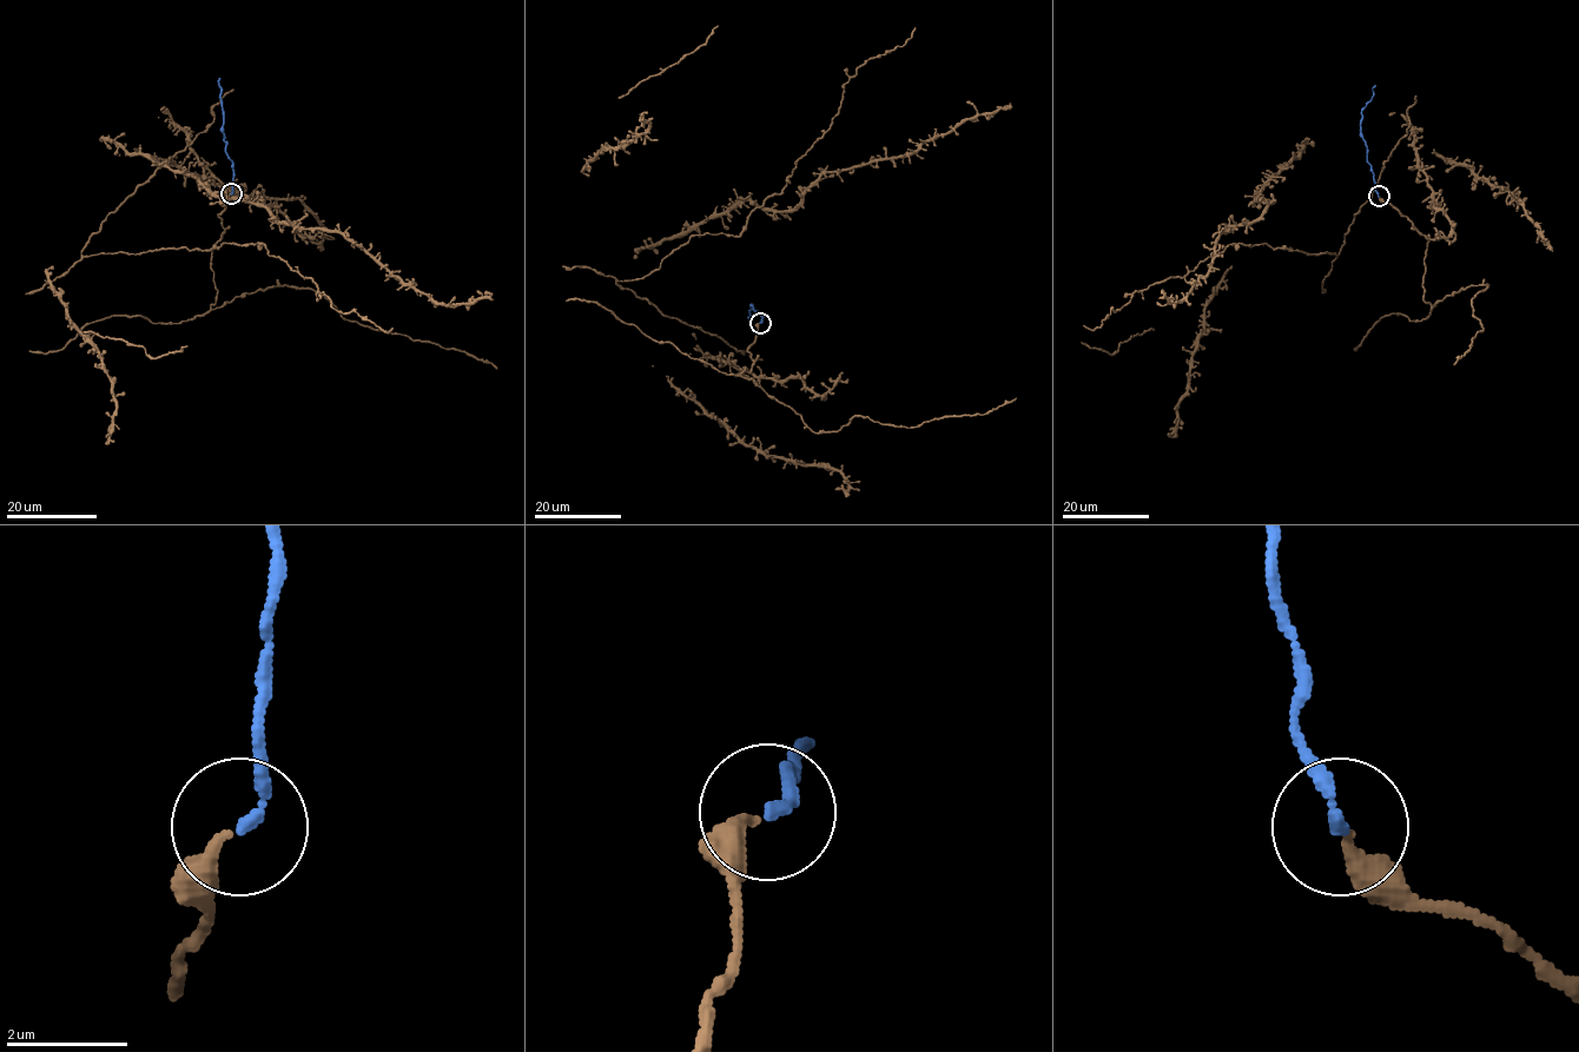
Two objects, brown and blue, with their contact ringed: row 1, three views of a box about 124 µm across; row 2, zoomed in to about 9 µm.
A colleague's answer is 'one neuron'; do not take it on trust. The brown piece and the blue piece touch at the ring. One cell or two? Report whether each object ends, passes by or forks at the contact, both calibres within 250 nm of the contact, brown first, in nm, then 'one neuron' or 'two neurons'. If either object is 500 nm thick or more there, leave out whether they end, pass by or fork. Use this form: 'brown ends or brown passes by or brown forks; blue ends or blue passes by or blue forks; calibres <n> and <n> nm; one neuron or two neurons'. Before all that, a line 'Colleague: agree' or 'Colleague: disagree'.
Colleague: agree
brown ends; blue ends; calibres 280 and 200 nm; one neuron

